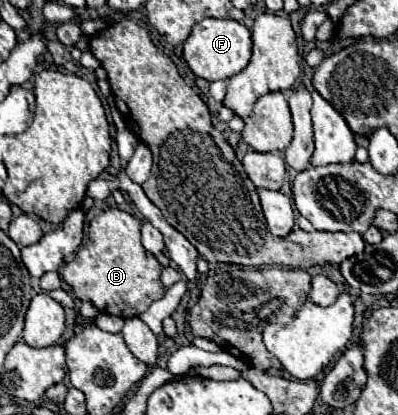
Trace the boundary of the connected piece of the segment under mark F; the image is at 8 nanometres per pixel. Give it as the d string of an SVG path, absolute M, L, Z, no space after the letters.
M207 17L199 21L193 27L191 35L185 39L183 57L197 77L203 77L207 81L229 79L231 75L243 71L251 59L251 33L243 23L235 19Z

